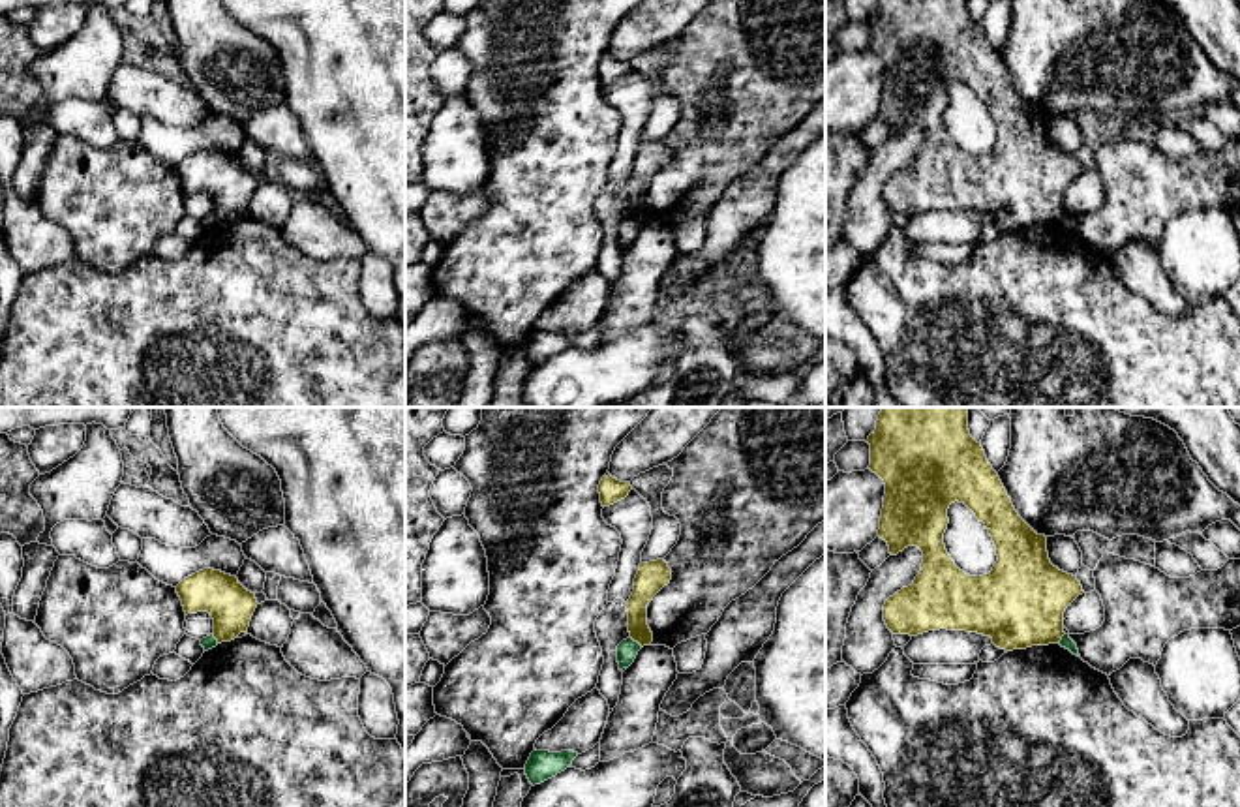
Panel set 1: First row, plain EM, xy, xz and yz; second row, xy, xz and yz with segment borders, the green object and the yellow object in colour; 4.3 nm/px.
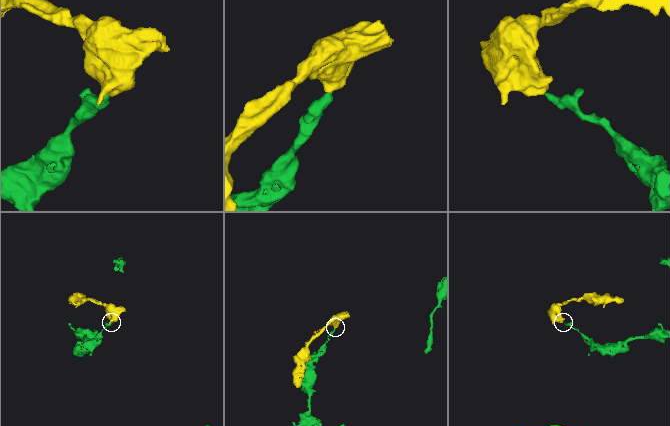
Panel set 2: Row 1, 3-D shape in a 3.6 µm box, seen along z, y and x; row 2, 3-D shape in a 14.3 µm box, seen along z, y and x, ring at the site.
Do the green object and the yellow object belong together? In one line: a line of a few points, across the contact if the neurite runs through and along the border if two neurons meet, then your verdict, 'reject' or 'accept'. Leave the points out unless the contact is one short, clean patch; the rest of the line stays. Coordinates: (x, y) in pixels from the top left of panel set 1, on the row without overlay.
xz (631, 216), (642, 226) | reject

